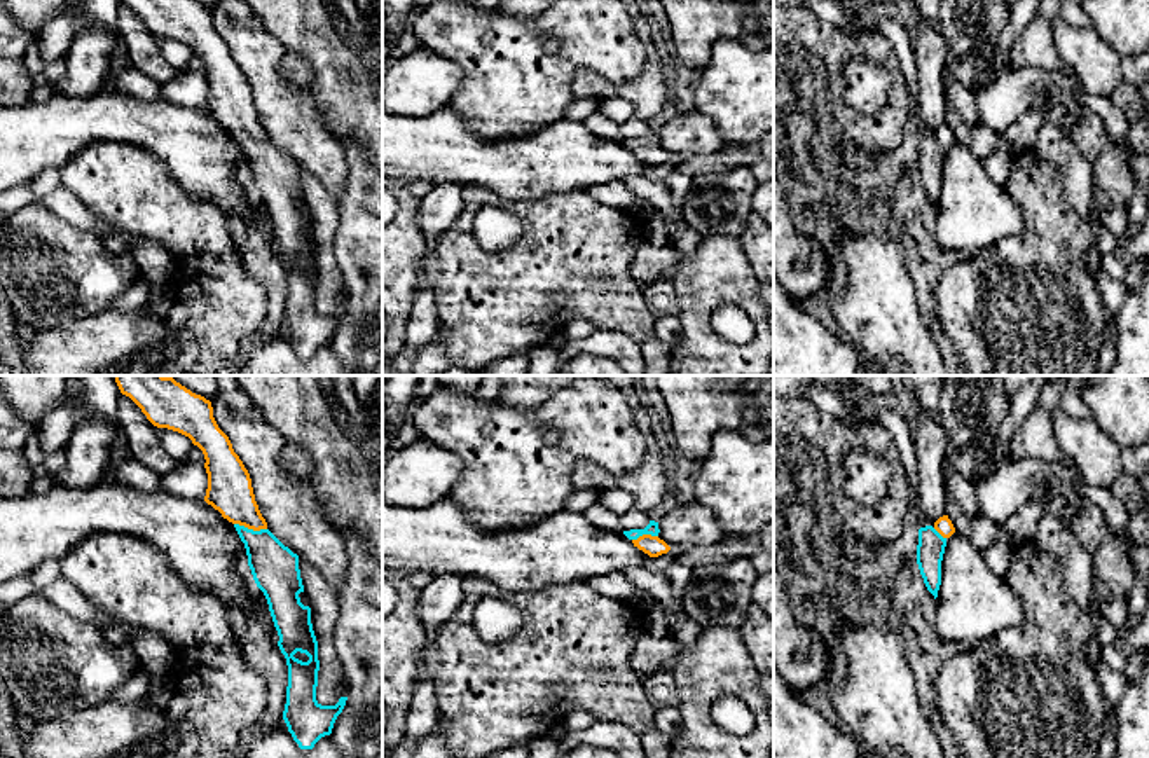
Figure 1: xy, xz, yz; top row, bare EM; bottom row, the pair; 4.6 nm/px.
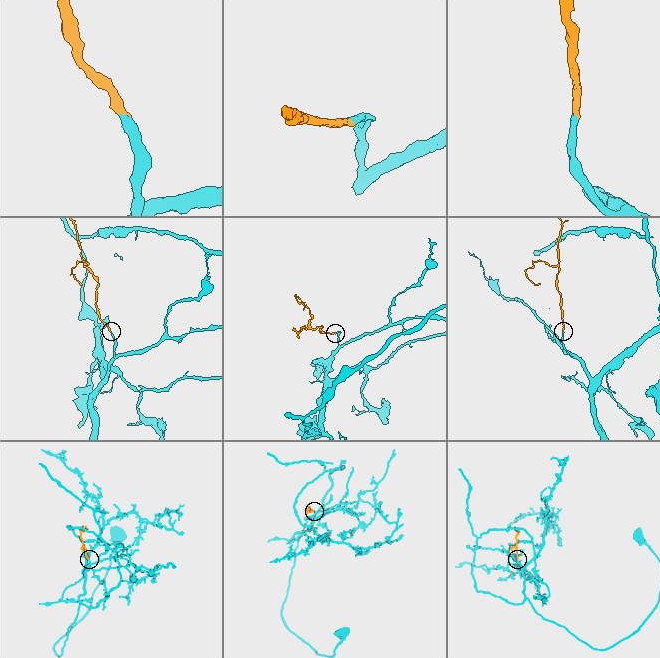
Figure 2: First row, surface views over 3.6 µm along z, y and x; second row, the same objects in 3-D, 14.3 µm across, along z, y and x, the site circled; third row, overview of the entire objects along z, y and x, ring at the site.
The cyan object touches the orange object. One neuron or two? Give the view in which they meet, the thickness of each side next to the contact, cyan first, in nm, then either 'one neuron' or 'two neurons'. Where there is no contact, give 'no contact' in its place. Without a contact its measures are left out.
xy | 220/200 nm | one neuron

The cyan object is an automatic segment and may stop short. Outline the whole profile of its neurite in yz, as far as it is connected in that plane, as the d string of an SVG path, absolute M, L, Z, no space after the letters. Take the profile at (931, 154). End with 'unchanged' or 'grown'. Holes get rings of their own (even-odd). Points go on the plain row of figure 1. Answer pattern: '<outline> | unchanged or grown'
M948 124L939 126L932 134L919 138L917 173L927 199L938 206L941 194L941 169L946 148L955 141Z | grown

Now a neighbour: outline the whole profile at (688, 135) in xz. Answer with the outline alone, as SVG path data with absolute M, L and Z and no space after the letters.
M698 112L678 114L658 129L658 147L671 157L693 159L726 145L709 117Z

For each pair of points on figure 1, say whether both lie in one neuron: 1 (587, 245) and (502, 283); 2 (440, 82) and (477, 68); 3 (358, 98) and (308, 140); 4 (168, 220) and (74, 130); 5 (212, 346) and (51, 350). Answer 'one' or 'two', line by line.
1: one
2: two
3: two
4: two
5: two

